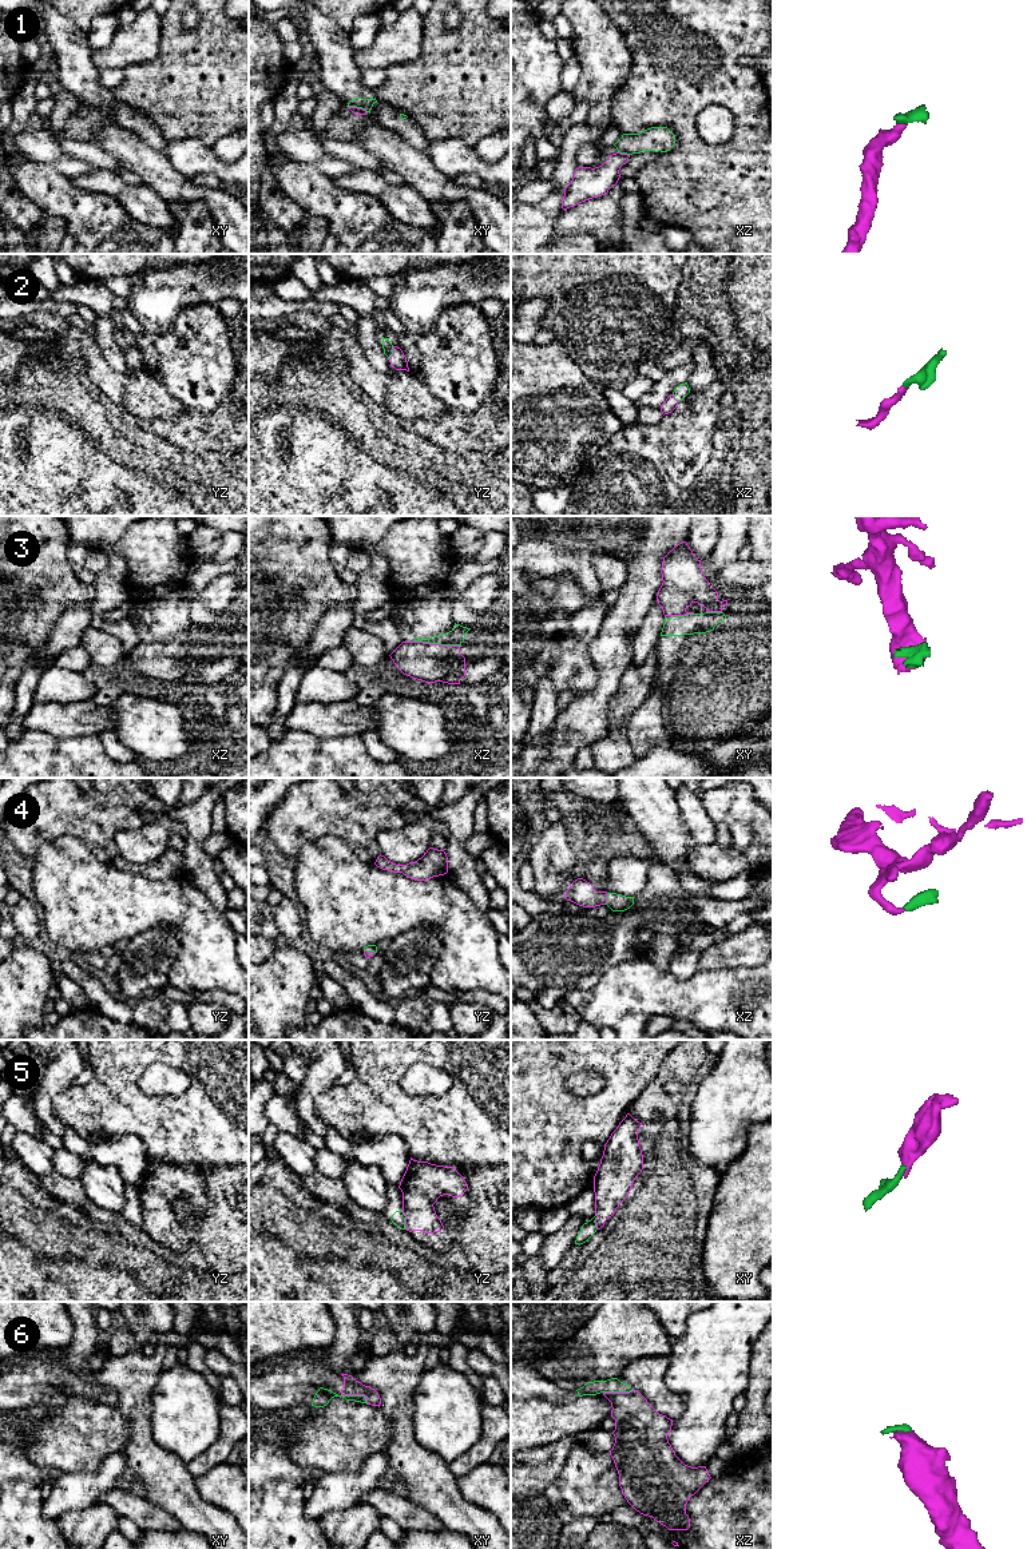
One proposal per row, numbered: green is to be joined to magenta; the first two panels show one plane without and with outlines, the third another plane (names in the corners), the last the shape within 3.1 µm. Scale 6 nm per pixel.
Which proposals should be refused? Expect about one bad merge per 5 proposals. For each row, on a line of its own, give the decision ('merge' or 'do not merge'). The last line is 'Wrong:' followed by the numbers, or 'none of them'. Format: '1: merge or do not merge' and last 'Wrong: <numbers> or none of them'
1: do not merge
2: merge
3: merge
4: merge
5: do not merge
6: merge
Wrong: 1, 5

